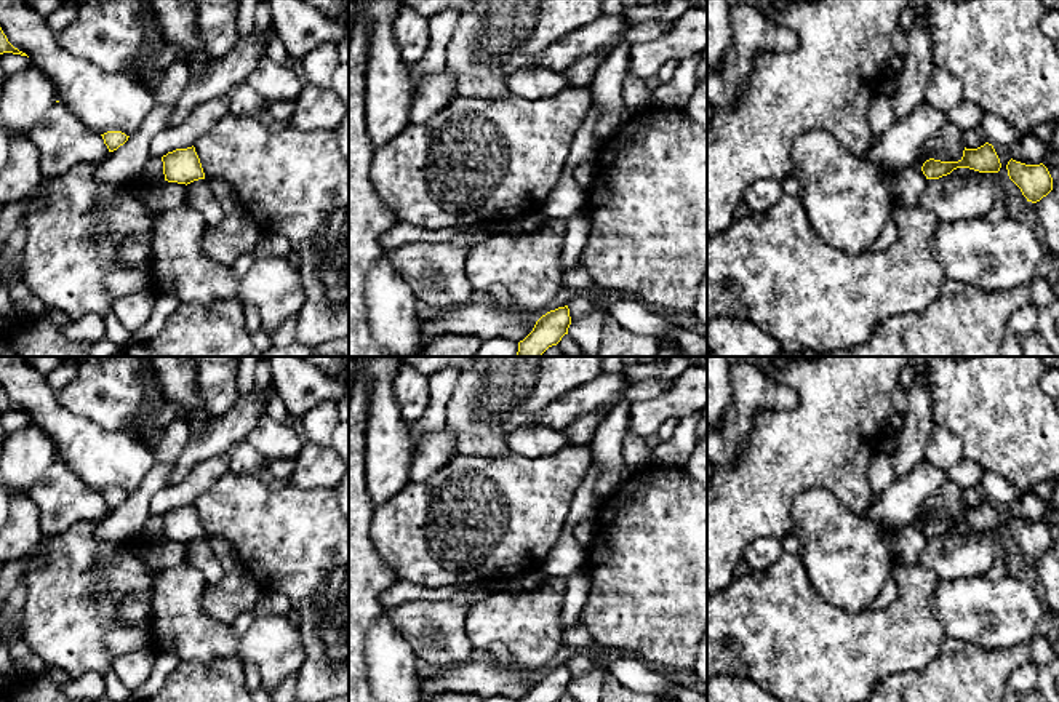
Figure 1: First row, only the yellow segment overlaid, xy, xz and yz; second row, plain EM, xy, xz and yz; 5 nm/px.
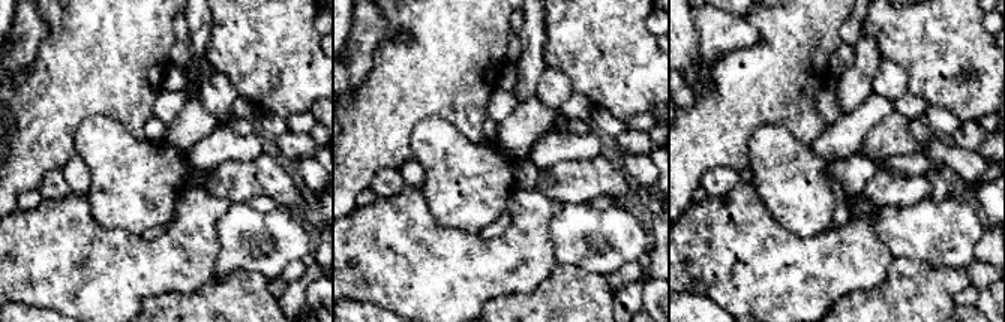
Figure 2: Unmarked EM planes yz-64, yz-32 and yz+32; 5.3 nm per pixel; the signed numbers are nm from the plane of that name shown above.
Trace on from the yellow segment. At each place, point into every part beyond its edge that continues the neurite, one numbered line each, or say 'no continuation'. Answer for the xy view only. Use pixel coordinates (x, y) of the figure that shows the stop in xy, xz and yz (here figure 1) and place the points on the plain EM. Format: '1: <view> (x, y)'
no continuation

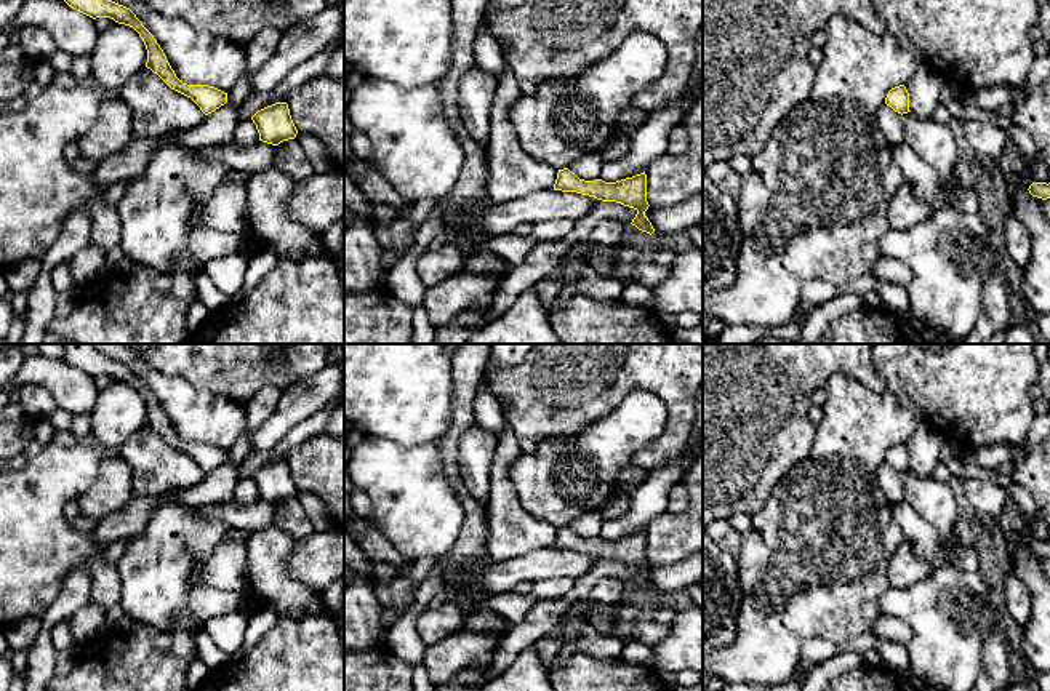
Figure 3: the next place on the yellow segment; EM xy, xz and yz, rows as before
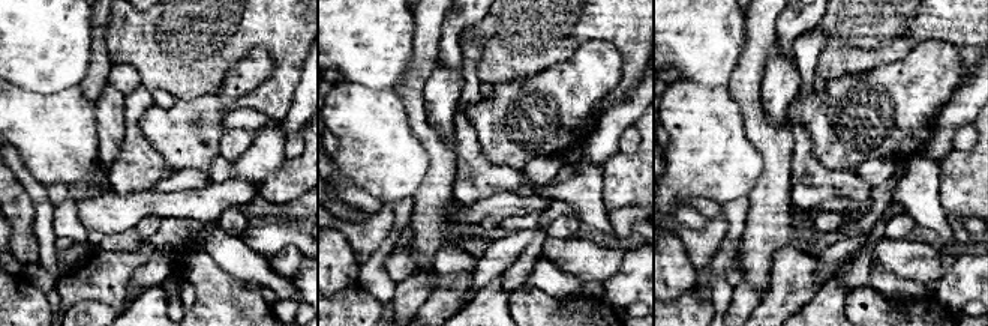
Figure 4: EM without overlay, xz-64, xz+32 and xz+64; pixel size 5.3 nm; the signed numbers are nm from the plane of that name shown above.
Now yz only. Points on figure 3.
no continuation

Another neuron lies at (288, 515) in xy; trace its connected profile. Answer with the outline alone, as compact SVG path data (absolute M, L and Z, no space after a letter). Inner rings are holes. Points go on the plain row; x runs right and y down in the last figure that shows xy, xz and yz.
M288 497L275 504L272 525L293 534L296 541L306 539L315 533L296 497Z

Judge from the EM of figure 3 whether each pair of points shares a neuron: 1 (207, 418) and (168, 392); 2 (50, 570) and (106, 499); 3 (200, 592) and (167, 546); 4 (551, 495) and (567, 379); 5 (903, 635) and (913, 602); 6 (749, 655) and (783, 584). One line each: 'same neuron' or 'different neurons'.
1: same neuron
2: different neurons
3: different neurons
4: different neurons
5: different neurons
6: same neuron

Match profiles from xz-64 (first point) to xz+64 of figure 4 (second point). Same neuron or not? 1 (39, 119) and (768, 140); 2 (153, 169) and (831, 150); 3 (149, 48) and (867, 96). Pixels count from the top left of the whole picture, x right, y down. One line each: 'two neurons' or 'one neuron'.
1: two neurons
2: two neurons
3: two neurons

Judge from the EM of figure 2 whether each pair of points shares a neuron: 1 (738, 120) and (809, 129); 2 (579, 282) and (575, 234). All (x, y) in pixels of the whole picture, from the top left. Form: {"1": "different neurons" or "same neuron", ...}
{"1": "same neuron", "2": "different neurons"}

